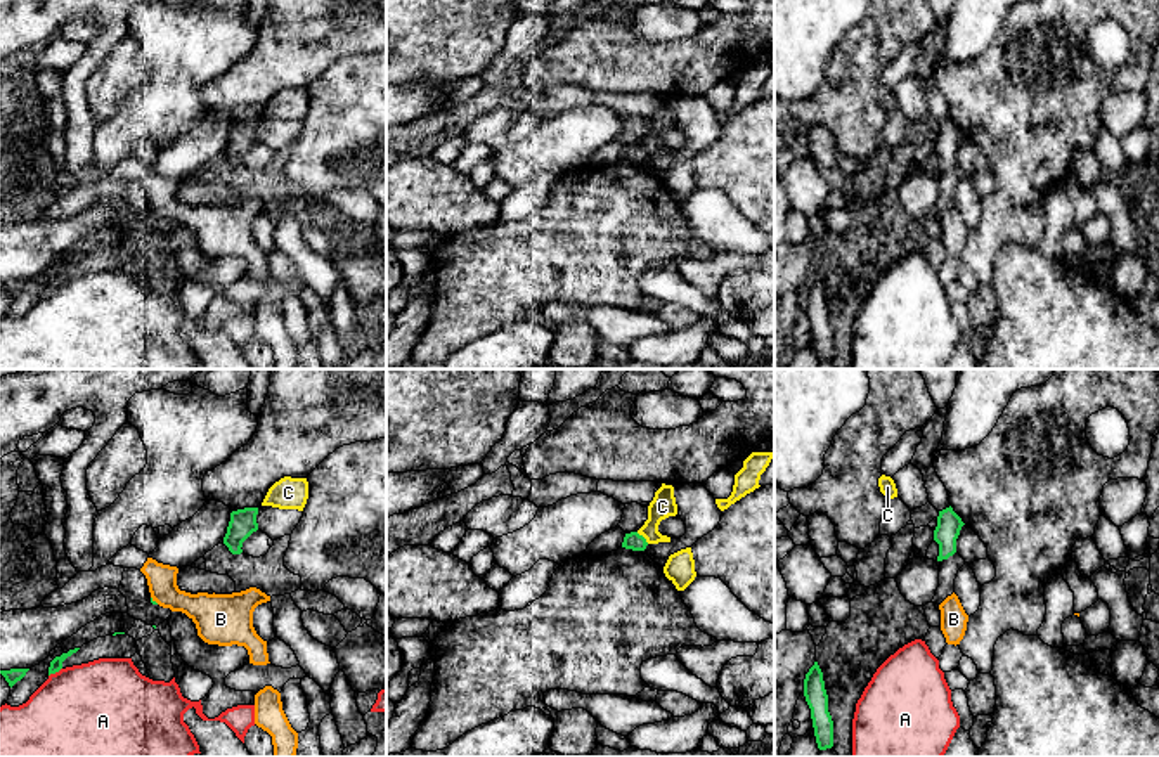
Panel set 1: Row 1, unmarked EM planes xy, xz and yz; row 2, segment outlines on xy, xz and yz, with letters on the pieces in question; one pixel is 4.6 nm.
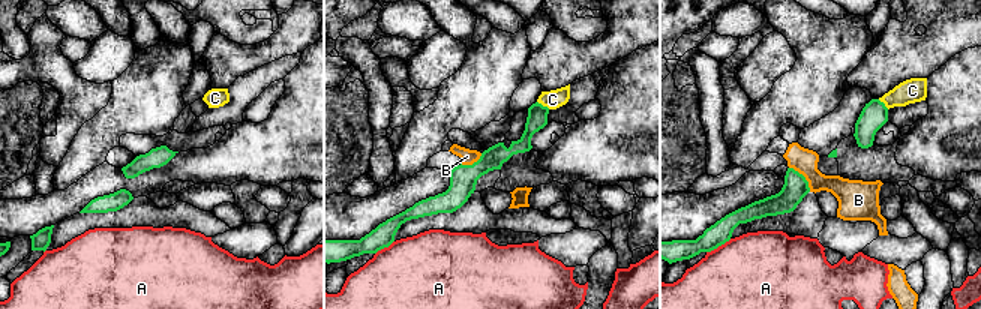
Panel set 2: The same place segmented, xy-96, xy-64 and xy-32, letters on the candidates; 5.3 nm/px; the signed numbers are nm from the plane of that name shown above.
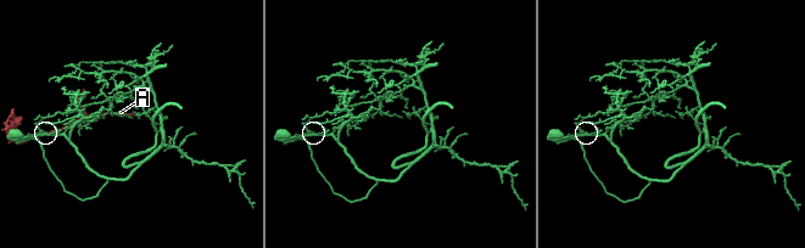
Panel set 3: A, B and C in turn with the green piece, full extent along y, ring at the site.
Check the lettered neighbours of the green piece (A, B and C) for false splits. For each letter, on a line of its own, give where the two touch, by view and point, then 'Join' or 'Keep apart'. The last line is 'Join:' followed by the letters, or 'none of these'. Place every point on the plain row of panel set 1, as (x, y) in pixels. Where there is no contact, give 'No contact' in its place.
A: Touches green at xy (54, 284). Keep apart
B: Touches green at xy (155, 213). Keep apart
C: Touches green at xz (643, 149). Keep apart
Join: none of these

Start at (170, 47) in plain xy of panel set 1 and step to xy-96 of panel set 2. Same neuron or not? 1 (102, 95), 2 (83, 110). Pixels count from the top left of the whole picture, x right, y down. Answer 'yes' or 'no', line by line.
1: no
2: no

